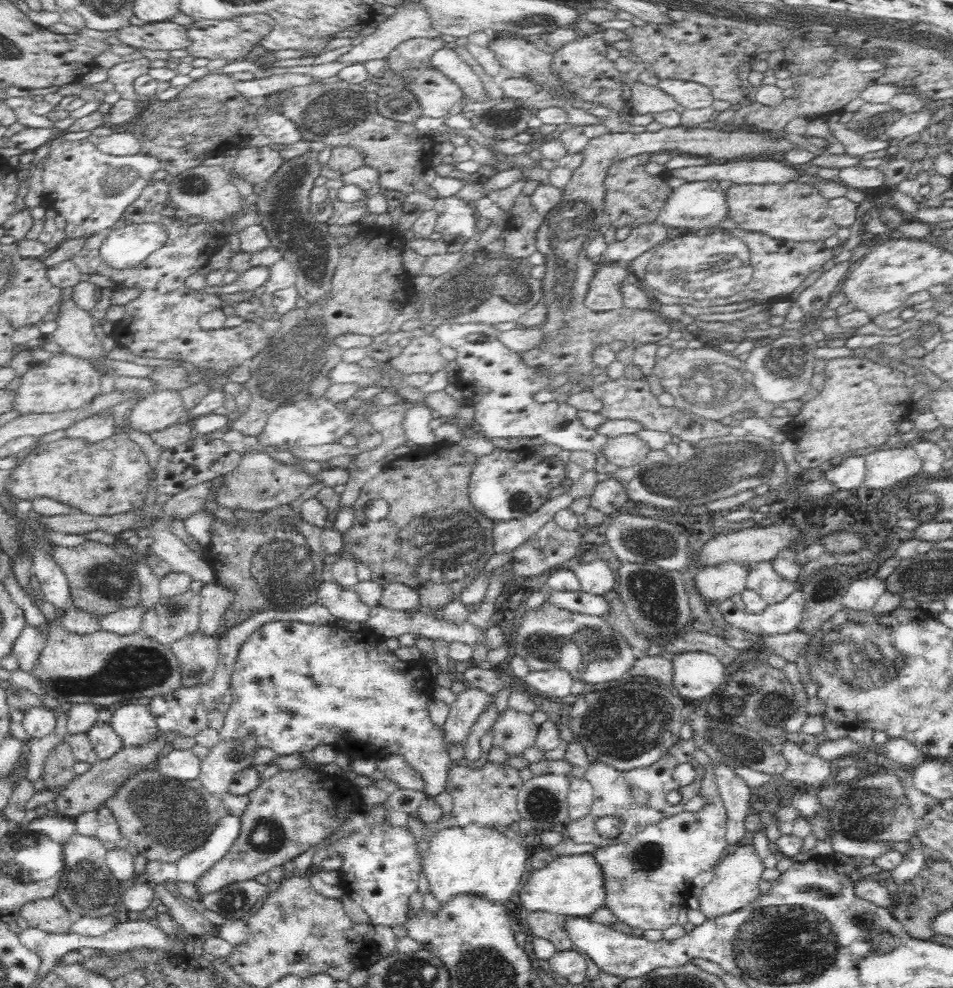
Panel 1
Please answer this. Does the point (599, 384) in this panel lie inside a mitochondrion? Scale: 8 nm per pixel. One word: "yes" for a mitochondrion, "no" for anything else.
no

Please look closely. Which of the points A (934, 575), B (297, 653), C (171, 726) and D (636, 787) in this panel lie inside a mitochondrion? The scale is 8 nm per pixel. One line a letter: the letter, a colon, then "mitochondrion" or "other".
A: mitochondrion
B: mitochondrion
C: other
D: mitochondrion

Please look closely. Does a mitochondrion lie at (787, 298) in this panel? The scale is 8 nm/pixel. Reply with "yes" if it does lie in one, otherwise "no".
no

